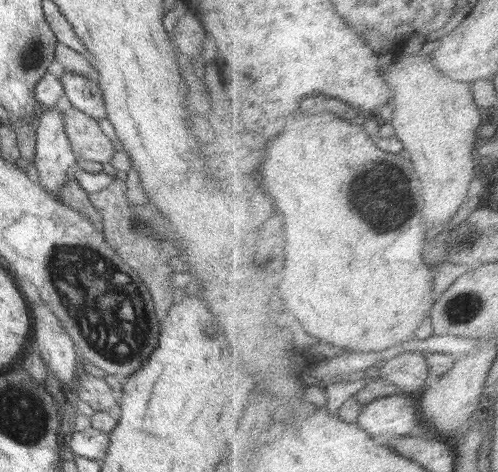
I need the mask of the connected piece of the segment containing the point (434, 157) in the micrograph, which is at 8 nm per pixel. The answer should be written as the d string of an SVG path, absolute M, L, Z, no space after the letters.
M402 54L384 70L385 78L393 87L395 92L396 109L393 115L392 124L395 128L396 136L405 142L405 150L411 153L414 166L422 177L425 192L426 210L424 216L430 224L430 228L438 226L447 227L448 220L452 220L462 204L467 202L472 188L472 180L476 178L476 150L480 147L480 128L482 128L482 112L476 100L476 94L472 92L474 88L470 82L460 82L442 74L442 70L436 68L434 58L430 56L408 56Z

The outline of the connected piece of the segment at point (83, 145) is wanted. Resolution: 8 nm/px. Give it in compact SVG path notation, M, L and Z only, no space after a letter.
M71 107L64 113L64 130L72 150L83 160L104 164L116 154L115 141L85 112Z

